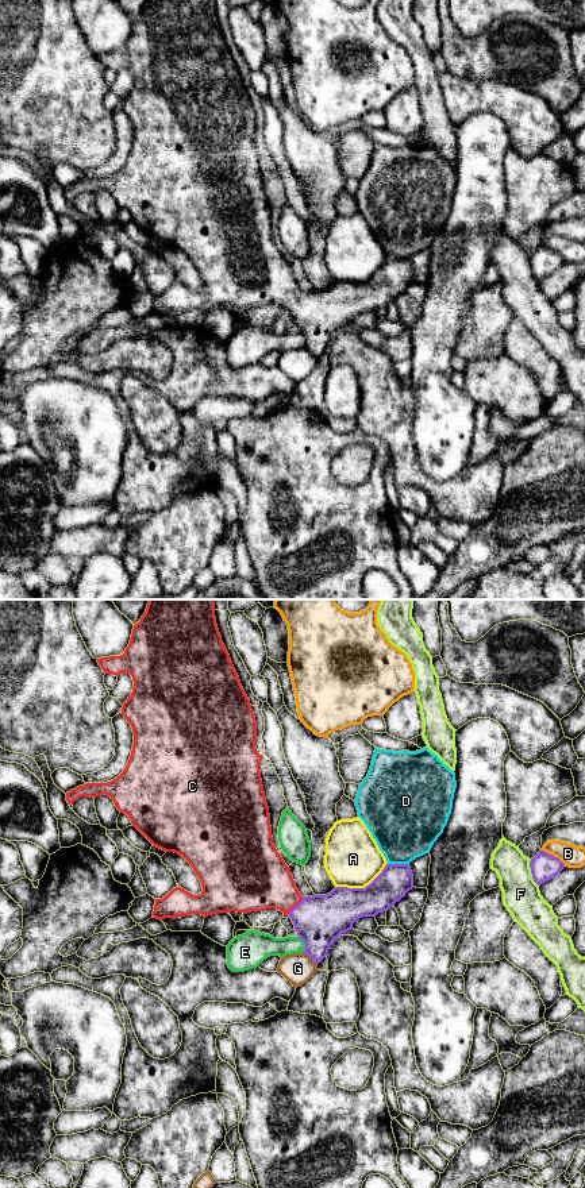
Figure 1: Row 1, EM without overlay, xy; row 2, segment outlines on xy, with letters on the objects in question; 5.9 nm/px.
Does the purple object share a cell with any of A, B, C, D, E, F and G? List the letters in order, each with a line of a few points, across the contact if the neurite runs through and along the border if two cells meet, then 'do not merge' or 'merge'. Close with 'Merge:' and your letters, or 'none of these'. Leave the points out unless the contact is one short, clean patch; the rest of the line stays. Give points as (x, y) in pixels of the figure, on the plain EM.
A: do not merge
B: do not merge
C: xy (319, 315), (295, 301), (281, 288), (262, 276) | merge
D: do not merge
E: do not merge
F: xy (530, 255), (531, 273), (538, 281) | do not merge
G: do not merge
Merge: C

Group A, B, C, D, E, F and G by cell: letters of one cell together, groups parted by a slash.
A / B / C / D / E / F / G

